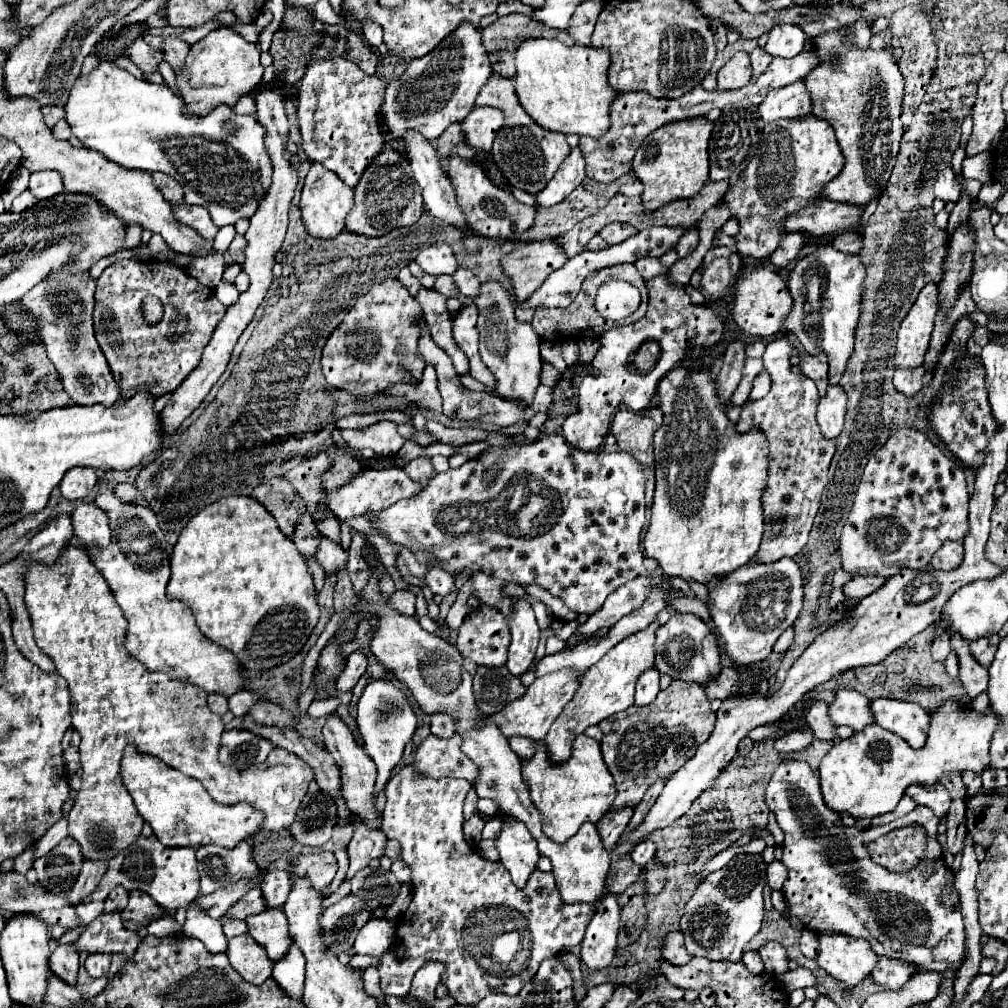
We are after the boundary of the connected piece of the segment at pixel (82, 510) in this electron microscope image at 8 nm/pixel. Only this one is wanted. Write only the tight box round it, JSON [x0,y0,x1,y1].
[73,502,111,548]

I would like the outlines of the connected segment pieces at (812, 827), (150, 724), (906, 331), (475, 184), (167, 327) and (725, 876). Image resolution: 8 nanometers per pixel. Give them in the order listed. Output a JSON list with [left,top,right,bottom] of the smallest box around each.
[[765,760,967,974],[25,546,313,860],[893,284,937,368],[441,156,535,240],[95,260,225,400],[681,854,765,962]]

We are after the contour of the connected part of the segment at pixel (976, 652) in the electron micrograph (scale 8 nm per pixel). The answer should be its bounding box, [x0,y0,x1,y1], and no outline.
[969,636,999,668]

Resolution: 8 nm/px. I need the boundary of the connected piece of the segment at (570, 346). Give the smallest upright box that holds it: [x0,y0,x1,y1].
[562,340,579,366]

